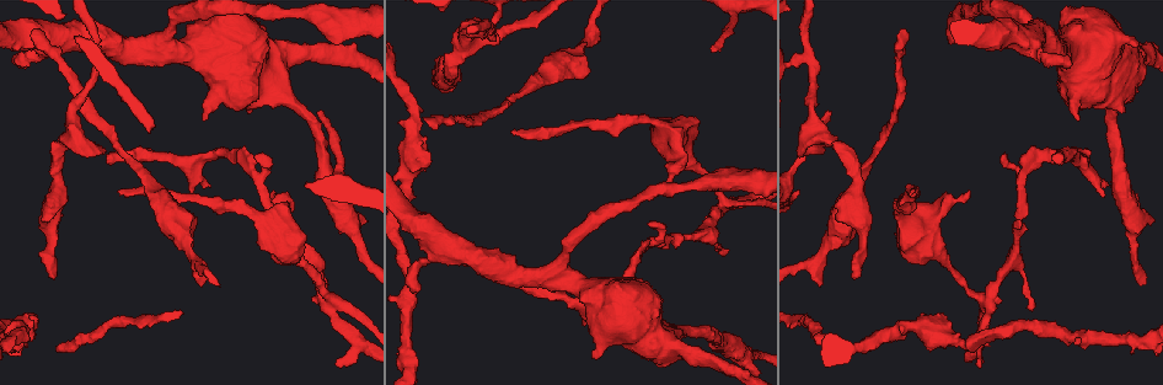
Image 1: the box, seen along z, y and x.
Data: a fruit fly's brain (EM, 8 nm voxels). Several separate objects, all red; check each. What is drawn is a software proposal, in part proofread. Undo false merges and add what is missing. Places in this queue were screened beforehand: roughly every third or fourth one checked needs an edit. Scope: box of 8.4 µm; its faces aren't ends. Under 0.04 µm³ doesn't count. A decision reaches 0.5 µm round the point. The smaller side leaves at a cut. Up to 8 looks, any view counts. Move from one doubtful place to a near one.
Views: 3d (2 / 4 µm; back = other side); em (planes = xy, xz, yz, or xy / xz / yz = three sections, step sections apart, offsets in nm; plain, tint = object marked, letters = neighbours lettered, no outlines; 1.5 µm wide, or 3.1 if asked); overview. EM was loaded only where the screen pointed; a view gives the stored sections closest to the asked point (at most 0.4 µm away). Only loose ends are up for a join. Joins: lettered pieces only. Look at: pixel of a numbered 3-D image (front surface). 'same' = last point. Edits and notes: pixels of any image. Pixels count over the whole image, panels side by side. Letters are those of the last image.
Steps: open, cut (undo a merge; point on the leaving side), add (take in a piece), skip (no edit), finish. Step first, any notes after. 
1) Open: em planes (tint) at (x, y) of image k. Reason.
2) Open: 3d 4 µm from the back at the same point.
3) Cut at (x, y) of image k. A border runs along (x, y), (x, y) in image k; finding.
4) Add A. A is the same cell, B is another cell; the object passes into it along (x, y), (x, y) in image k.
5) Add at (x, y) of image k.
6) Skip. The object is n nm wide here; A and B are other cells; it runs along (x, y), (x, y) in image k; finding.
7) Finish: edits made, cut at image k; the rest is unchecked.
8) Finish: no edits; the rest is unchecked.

Open: em yz step 8 (tint) at (807, 57) of image 1. Sudden change in width.

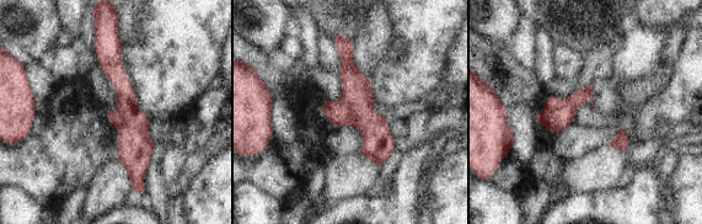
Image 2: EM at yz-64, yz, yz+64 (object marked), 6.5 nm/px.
Open: em planes (tint) at the same point. Cut it another way.

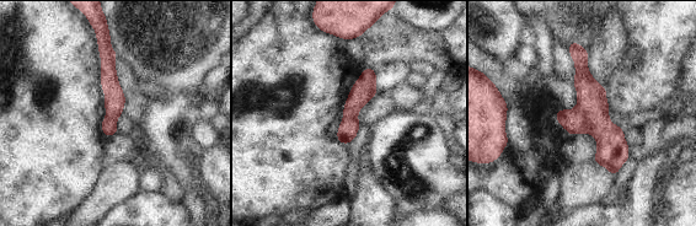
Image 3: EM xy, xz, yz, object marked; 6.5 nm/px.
Open: em planes (letters) at the same point.

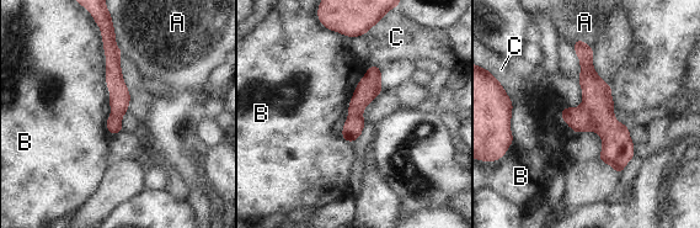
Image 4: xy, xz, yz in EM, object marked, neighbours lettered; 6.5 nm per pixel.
Cut at (616, 146) of image 4. A, B and C are other cells; the part that leaves runs along (578, 43), (615, 136), (619, 169) in image 4; two neurons meet here.

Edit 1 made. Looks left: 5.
Open: overview. Redraw.

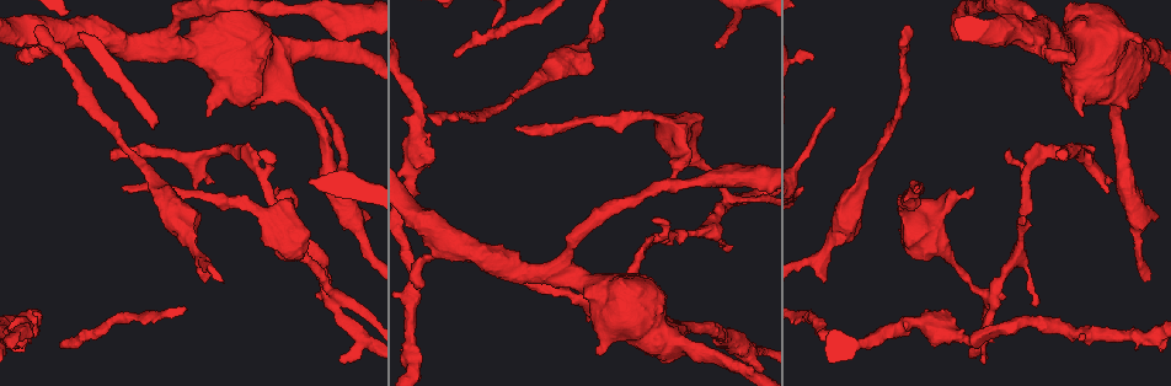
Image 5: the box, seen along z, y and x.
Open: em planes (letters) at (433, 123) of image 5. Branch stops here.

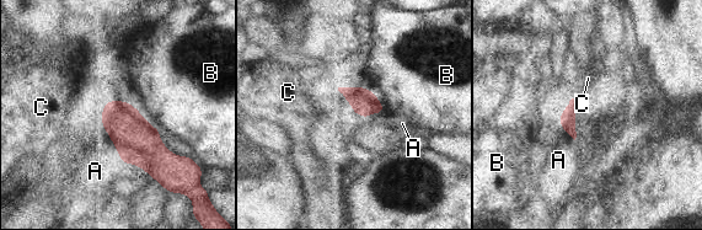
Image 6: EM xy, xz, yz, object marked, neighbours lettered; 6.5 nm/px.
Skip. A, B and C are other cells; a border runs along (106, 101), (128, 101), (160, 130) in image 6; none of them fits.

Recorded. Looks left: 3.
Open: em planes (letters) at (333, 292) of image 5. Four or more arms meet.

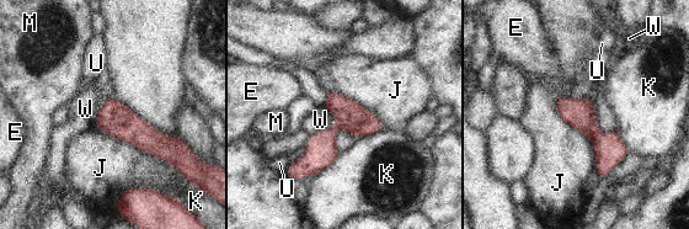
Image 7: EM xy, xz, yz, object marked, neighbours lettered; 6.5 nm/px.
Cut at (610, 150) of image 7. The object is 190 nm wide here; E, J, K, M, U and W are other cells; a border runs along (596, 127), (589, 137) in image 7; a second neuron is stuck on.

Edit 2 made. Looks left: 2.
Finish: edits made, cut at image 4, cut at image 7; the rest is unchecked.

